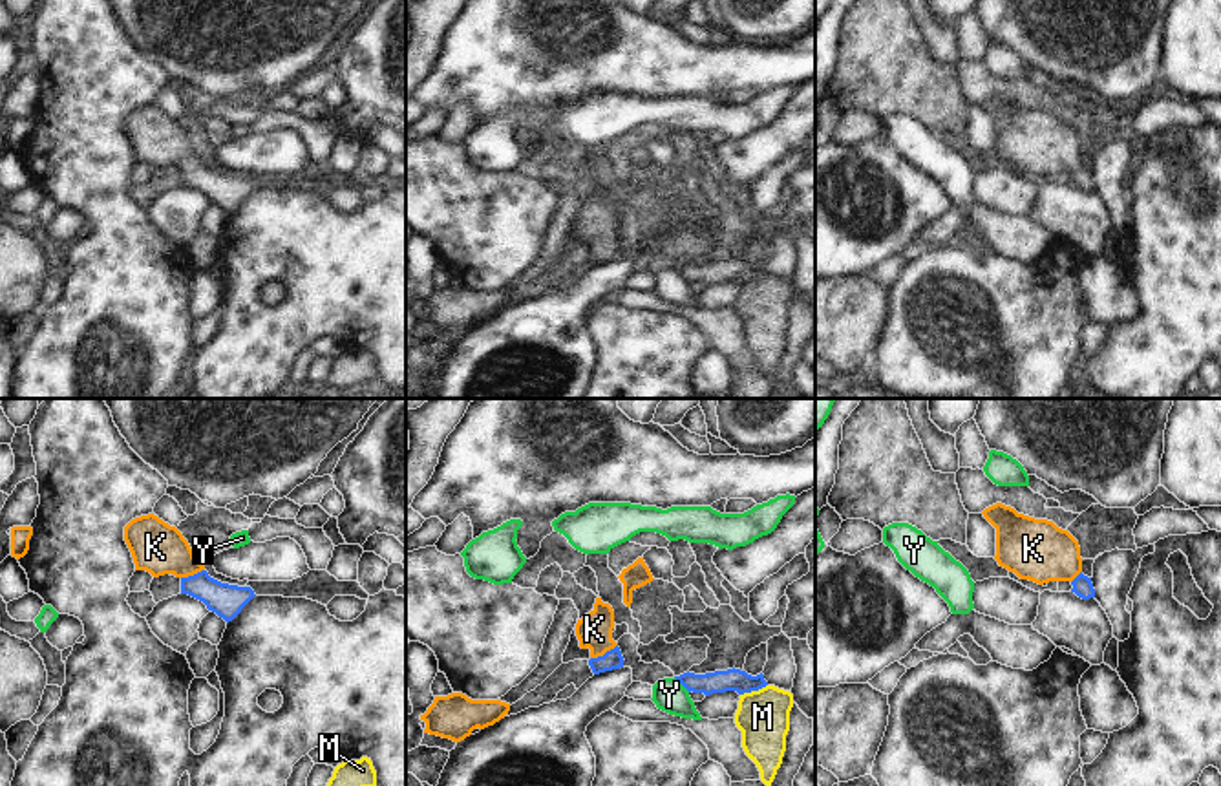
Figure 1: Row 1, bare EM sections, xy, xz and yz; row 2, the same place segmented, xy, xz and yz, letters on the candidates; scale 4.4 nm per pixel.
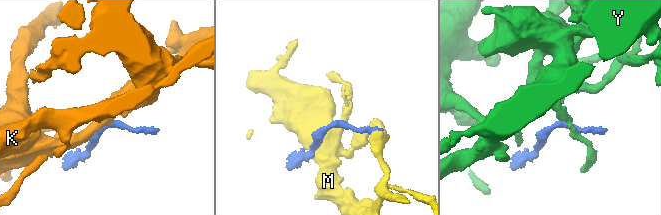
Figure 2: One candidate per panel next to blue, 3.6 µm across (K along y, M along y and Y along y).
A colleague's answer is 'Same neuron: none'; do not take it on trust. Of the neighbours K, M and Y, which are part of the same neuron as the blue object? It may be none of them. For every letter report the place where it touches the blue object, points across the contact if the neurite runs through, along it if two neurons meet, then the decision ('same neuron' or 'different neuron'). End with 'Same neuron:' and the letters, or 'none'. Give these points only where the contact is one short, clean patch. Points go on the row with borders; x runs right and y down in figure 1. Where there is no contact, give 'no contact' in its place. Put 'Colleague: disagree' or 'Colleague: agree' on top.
Colleague: disagree
K: xz (605, 653) | across xz (613, 658), (605, 653), (594, 629) | same neuron
M: xz (753, 690) | along xz (766, 684), (741, 695) | different neuron
Y: xz (682, 684) | along xz (675, 677), (690, 691) | different neuron
Same neuron: K

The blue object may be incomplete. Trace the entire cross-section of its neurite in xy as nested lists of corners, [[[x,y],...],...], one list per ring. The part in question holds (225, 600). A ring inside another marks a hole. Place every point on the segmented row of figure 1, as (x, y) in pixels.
[[[154,514],[132,519],[124,526],[124,541],[135,570],[146,570],[154,578],[174,574],[181,579],[181,594],[203,601],[227,623],[256,596],[250,587],[228,585],[210,578],[205,565],[194,558],[183,534]]]

